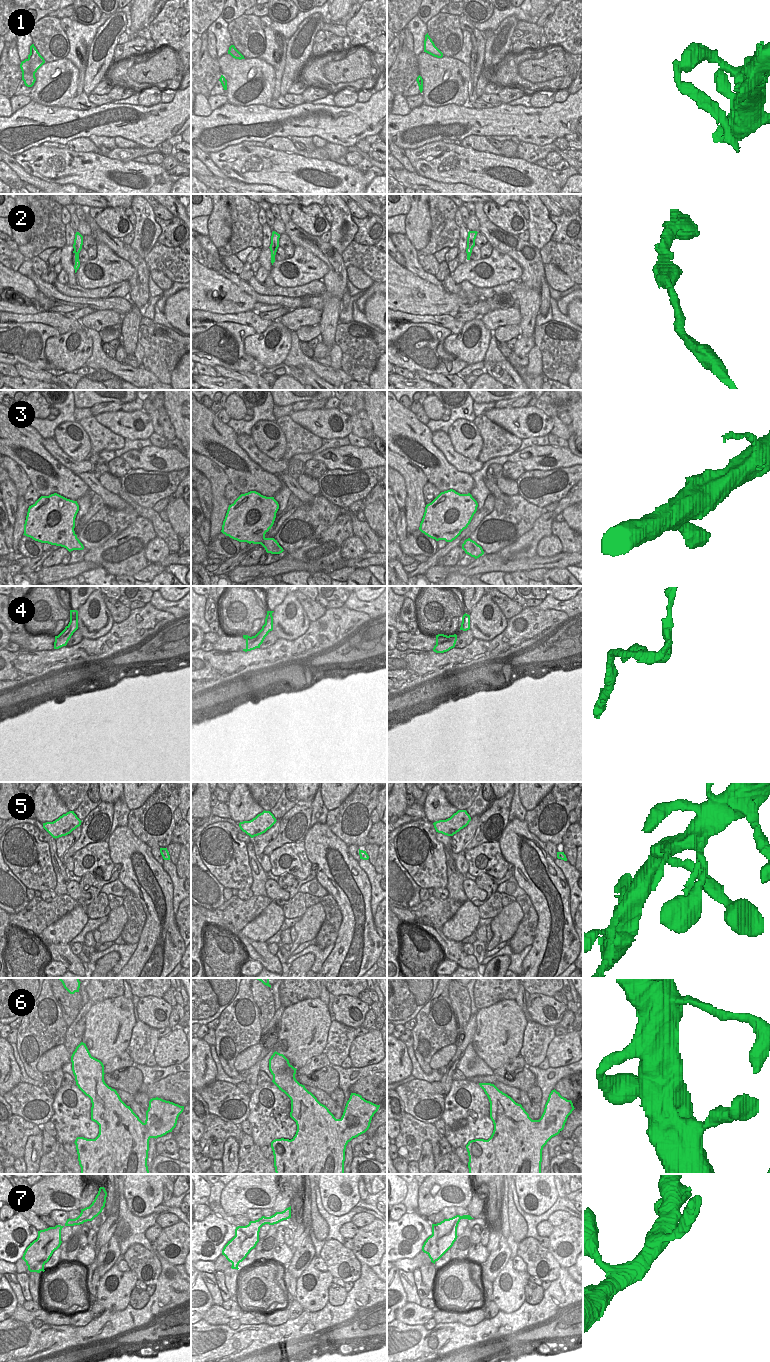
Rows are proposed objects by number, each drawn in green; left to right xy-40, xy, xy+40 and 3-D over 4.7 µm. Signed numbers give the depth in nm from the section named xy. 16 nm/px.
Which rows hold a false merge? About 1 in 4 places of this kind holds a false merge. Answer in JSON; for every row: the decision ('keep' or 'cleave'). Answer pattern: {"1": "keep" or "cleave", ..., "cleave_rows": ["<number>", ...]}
{"1": "cleave", "2": "keep", "3": "keep", "4": "cleave", "5": "keep", "6": "keep", "7": "keep", "cleave_rows": ["1", "4"]}

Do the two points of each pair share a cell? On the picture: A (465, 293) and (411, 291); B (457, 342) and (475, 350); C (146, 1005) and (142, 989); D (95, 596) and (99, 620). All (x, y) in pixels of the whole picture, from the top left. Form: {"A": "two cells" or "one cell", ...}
{"A": "one cell", "B": "one cell", "C": "two cells", "D": "one cell"}

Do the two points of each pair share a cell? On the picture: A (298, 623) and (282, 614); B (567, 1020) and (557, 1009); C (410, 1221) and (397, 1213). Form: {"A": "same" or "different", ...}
{"A": "same", "B": "different", "C": "different"}

